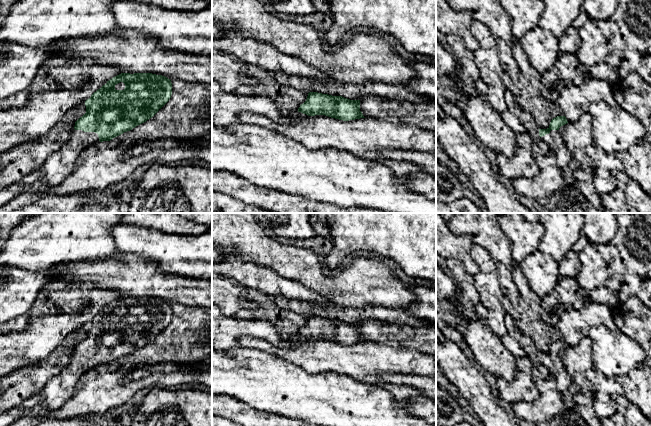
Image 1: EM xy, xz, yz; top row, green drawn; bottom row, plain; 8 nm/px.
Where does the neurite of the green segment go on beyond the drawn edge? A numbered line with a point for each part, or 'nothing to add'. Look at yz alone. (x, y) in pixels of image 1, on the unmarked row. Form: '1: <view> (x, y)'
1: yz (556, 368)

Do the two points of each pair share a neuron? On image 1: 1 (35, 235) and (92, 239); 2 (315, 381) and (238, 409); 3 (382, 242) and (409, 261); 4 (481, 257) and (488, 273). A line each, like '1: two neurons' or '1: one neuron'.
1: one neuron
2: two neurons
3: one neuron
4: one neuron

